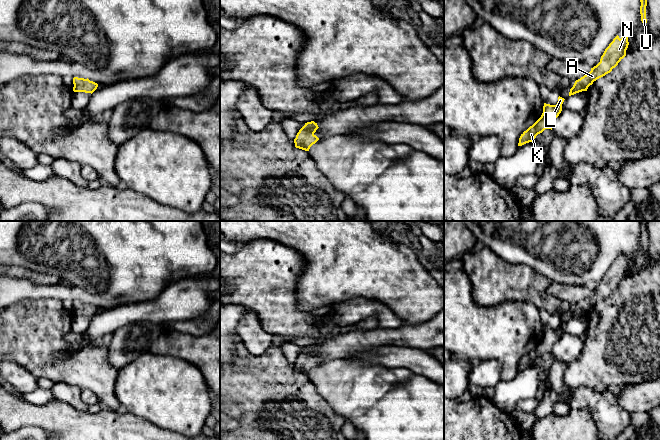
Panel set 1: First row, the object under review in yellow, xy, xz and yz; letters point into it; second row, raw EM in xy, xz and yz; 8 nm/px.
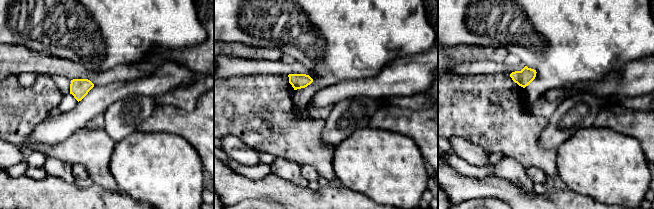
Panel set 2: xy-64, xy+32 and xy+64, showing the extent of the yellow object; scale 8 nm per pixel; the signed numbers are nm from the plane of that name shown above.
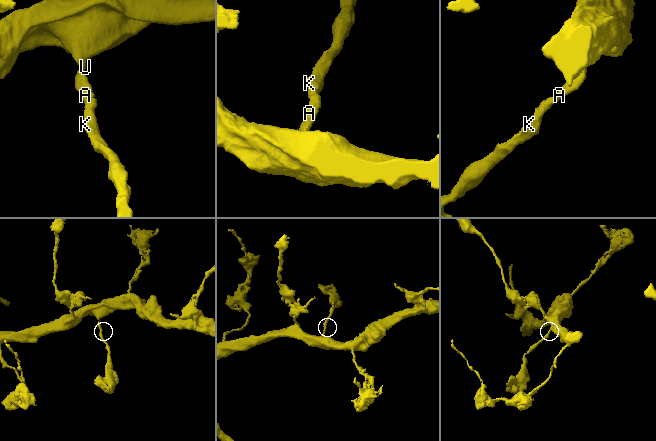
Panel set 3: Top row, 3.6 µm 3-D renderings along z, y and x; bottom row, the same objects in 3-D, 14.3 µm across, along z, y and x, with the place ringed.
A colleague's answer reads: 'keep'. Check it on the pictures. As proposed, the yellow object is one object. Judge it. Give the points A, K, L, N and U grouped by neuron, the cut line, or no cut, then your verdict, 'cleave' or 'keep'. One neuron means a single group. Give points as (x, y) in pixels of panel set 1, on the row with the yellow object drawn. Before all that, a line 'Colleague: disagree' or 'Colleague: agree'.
Colleague: agree
A K L N U | no cut | keep

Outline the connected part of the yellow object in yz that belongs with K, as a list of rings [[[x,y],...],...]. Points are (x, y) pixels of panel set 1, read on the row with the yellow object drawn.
[[[559,96],[556,105],[544,103],[543,113],[541,117],[521,134],[518,146],[522,146],[526,143],[534,141],[536,136],[542,133],[545,129],[552,130],[554,120],[559,116],[562,111],[562,104],[564,100],[564,98]]]

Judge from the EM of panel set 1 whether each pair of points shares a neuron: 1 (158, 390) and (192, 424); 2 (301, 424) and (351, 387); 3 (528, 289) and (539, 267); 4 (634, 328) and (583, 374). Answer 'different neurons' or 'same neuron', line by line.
1: same neuron
2: different neurons
3: different neurons
4: same neuron

